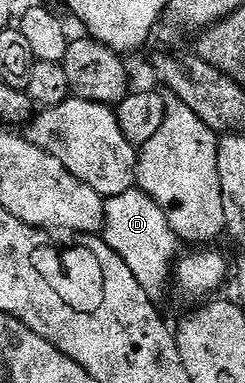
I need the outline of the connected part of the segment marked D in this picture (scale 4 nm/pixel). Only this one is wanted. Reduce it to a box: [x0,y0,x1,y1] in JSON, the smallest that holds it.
[104,189,180,300]

